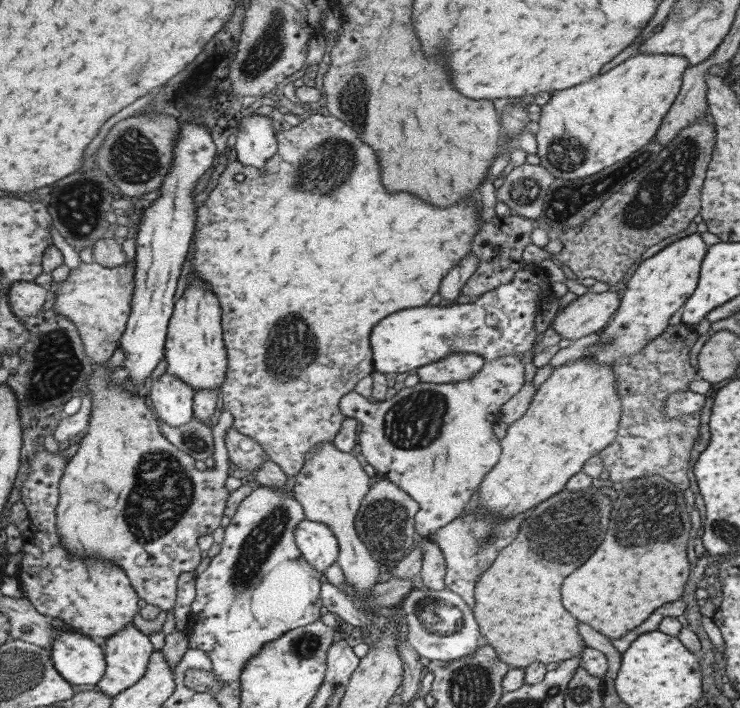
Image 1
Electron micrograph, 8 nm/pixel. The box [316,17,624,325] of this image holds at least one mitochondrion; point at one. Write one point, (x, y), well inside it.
(353, 100)

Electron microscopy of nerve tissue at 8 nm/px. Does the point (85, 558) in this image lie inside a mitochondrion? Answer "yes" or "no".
no

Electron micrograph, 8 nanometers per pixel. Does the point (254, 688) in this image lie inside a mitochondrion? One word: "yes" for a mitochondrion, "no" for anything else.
no

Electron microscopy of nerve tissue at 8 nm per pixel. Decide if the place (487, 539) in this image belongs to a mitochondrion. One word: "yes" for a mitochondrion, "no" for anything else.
yes

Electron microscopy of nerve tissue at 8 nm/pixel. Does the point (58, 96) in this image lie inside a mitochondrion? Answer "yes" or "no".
no

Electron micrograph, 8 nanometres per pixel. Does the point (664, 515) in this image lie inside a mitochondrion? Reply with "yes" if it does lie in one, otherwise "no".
yes

